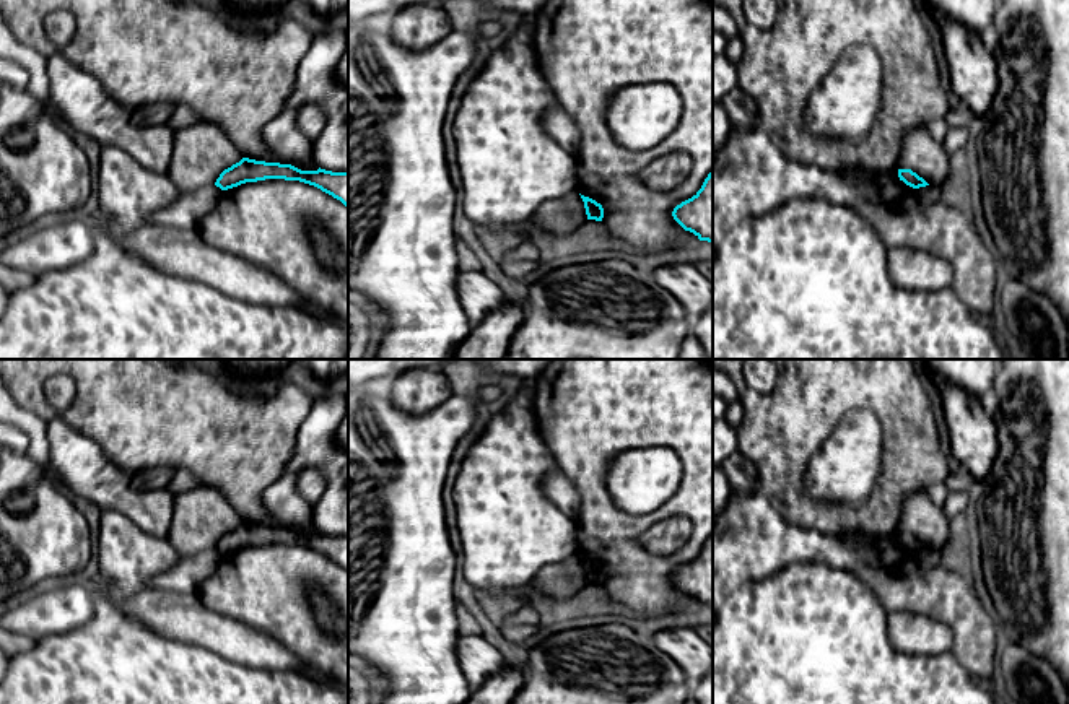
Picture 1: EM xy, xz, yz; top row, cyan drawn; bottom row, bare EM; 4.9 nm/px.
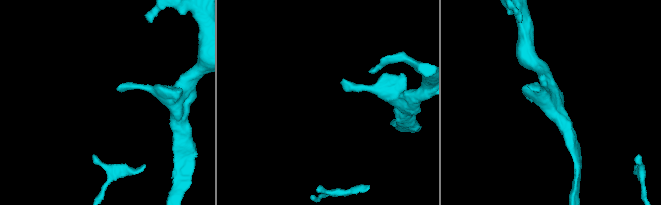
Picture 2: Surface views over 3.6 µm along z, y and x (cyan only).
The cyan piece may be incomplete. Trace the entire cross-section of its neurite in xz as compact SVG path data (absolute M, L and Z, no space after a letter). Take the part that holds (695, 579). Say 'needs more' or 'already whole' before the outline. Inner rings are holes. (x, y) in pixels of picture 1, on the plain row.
already whole; M713 535L692 563L674 572L672 580L700 605L713 606Z

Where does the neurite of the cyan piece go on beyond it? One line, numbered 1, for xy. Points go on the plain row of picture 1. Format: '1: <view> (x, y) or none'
1: none

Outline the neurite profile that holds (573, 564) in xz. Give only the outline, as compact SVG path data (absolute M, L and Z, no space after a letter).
M578 554L568 556L563 561L563 566L568 572L568 579L573 585L582 589L587 584L584 566Z

